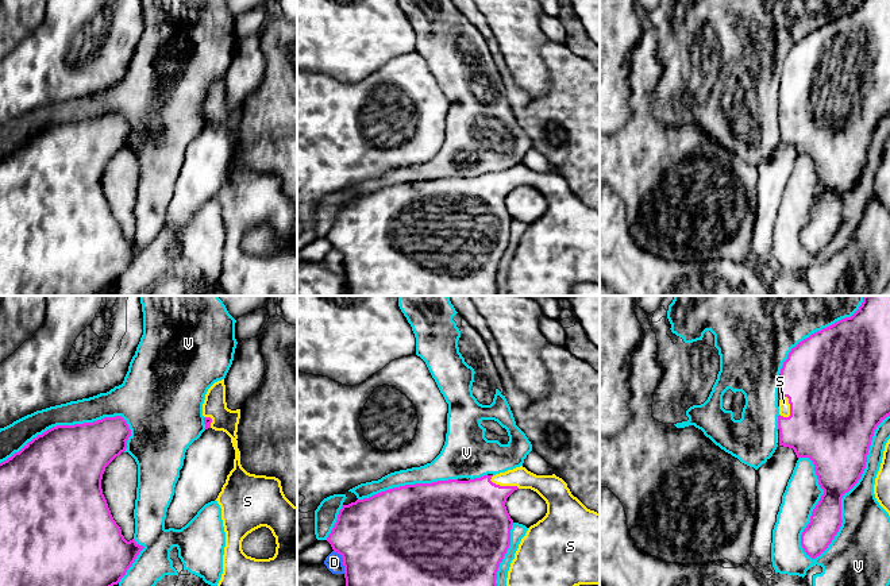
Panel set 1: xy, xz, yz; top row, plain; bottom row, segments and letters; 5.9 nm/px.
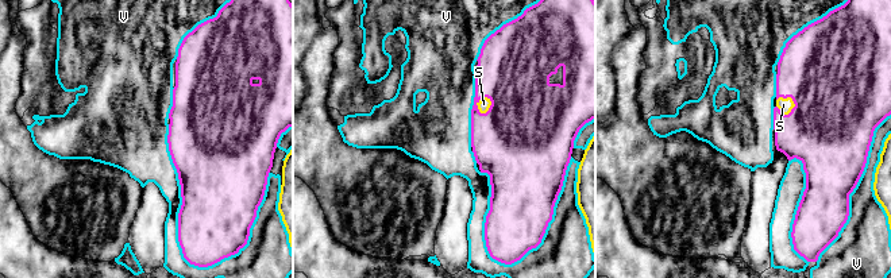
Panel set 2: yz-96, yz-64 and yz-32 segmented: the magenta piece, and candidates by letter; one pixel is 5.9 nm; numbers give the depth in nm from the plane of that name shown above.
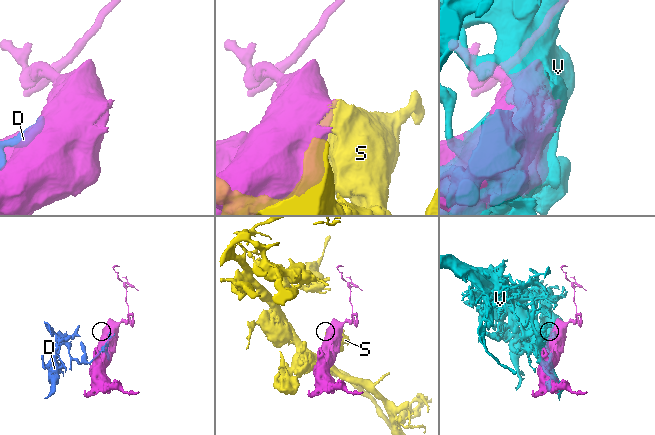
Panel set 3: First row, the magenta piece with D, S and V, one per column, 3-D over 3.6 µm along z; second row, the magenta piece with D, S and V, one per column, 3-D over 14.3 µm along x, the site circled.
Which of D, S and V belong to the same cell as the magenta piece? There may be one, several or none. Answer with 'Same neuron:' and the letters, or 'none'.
Same neuron: S

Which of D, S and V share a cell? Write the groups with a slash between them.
D V / S

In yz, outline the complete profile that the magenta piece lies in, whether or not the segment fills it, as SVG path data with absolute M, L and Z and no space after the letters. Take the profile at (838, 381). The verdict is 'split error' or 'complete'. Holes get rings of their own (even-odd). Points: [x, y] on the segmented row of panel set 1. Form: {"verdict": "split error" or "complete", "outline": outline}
{"verdict": "split error", "outline": "M864 296L851 316L812 334L787 355L779 382L779 446L809 458L824 490L801 535L812 559L841 527L841 498L860 479L876 427L890 416L890 296Z"}

